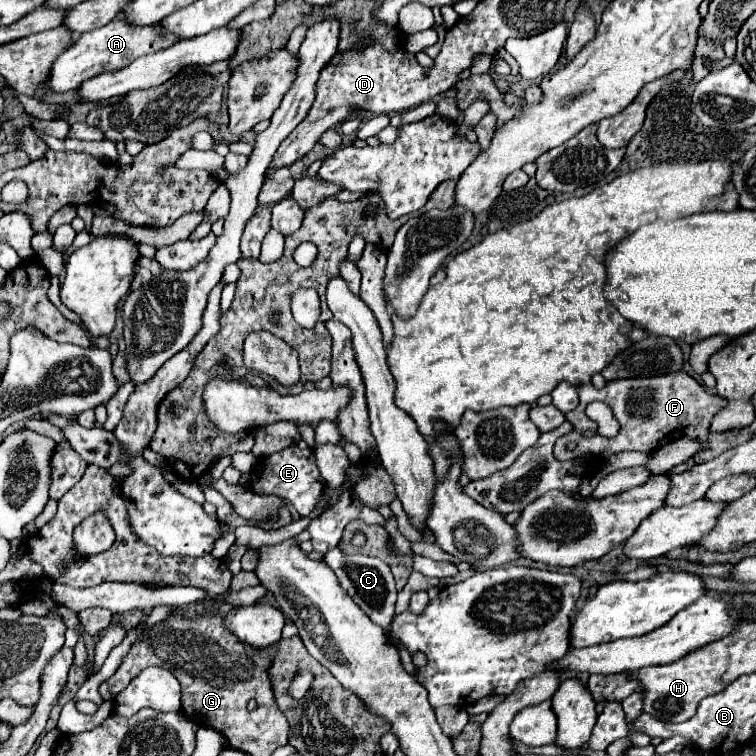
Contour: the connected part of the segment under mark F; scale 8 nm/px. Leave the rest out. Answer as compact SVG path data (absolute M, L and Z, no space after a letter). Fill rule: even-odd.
M685 370L673 372L673 374L663 374L663 376L651 376L651 378L627 378L627 380L613 380L607 382L603 388L595 388L591 382L581 384L581 402L579 406L565 414L567 422L573 424L573 432L583 434L585 430L597 430L597 424L585 416L585 406L593 400L601 400L607 406L611 406L615 418L621 422L621 430L615 438L603 438L603 436L593 436L593 438L583 438L583 436L561 436L555 442L553 456L557 460L573 460L583 454L601 454L601 458L623 452L623 450L639 450L639 452L653 452L659 446L691 436L699 438L703 442L701 450L709 448L707 442L707 430L709 430L709 420L725 406L725 400L721 396L711 394L707 388L703 388L693 376L689 376ZM575 440L577 448L573 452L567 450L567 442Z

